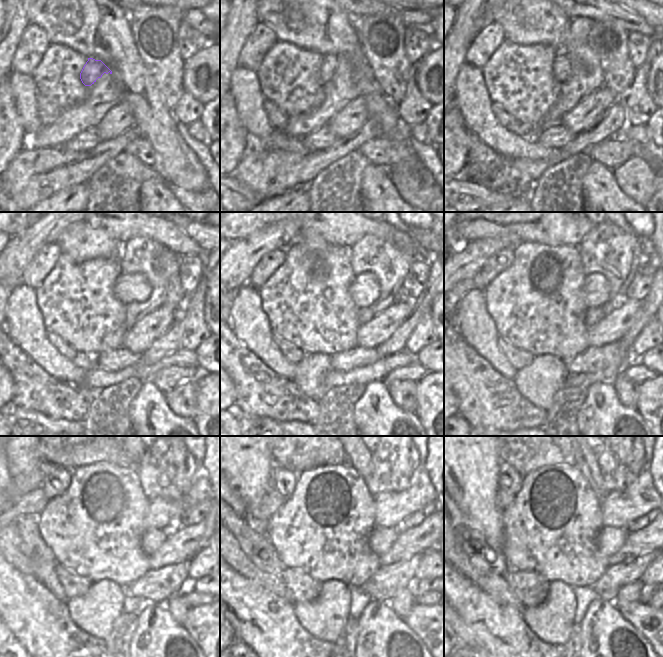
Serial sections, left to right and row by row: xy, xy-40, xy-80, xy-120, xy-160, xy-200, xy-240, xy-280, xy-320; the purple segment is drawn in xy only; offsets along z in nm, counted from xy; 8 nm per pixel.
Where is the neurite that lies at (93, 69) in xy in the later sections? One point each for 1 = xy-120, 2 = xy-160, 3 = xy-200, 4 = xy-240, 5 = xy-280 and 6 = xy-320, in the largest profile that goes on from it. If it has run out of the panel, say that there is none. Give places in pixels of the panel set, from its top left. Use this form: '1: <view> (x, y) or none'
1: xy-120 (128, 288)
2: xy-160 (365, 290)
3: xy-200 (596, 288)
4: xy-240 (162, 513)
5: xy-280 (392, 508)
6: xy-320 (619, 508)

